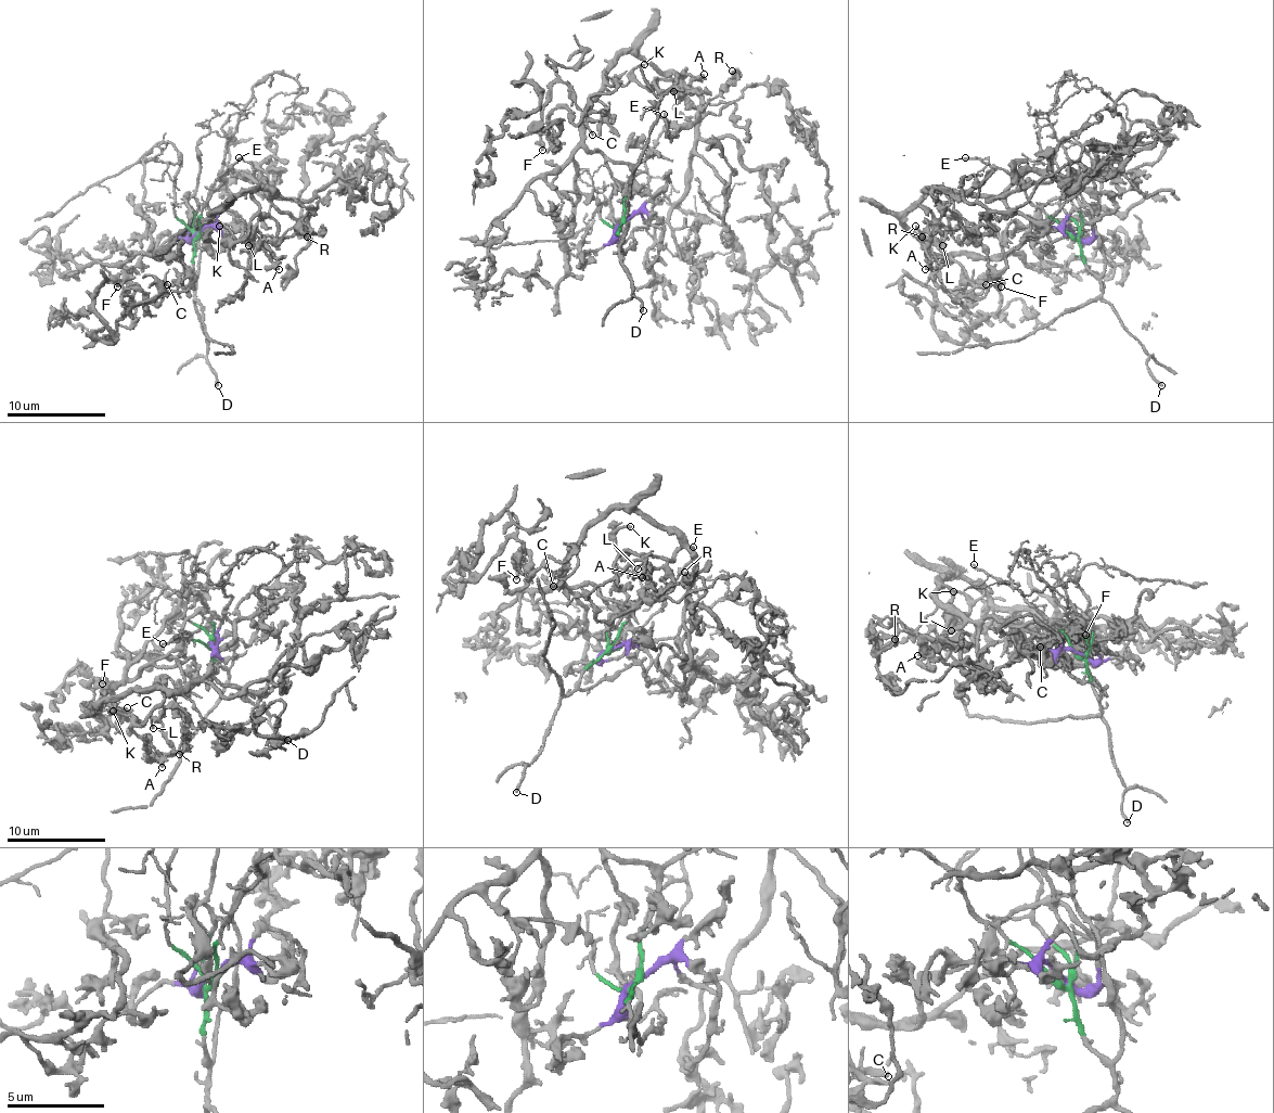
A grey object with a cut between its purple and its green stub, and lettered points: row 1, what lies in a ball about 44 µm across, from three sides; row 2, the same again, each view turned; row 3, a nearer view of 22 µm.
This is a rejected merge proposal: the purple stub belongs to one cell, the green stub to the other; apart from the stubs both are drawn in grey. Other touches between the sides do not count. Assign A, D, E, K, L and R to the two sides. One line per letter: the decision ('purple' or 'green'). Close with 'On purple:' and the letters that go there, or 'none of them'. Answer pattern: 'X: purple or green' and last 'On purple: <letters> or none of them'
A: purple
D: green
E: green
K: purple
L: purple
R: purple
On purple: A, K, L, R

